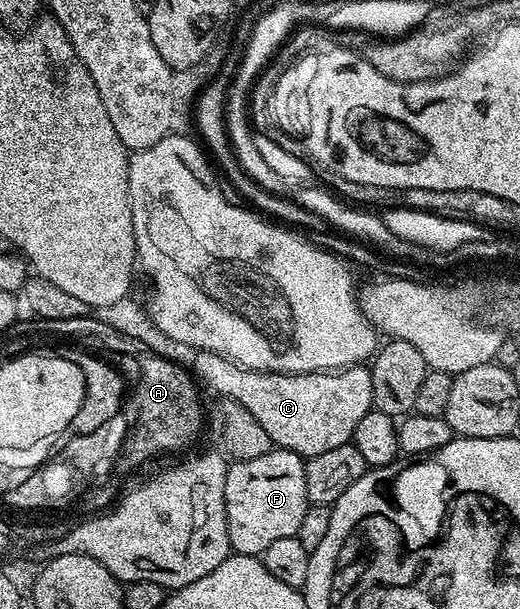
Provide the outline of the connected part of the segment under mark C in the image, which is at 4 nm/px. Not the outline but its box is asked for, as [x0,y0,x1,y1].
[194,351,373,457]

